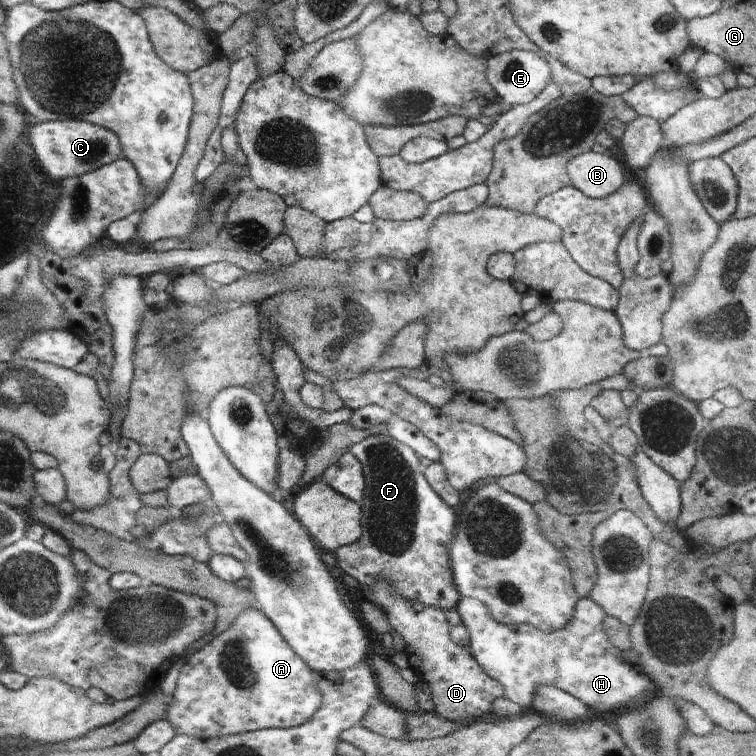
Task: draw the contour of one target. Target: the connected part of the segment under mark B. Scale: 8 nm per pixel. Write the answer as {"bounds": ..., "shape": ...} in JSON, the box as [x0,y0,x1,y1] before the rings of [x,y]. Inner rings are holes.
{"bounds":[566,150,627,199],"shape":[[[590,150],[570,158],[566,166],[570,185],[586,196],[601,199],[614,194],[627,182],[622,166],[608,152]]]}

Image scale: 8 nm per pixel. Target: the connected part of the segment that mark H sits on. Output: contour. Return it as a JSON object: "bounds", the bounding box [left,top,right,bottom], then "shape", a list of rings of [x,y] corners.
{"bounds":[455,596,652,712],"shape":[[[461,596],[455,609],[460,614],[462,624],[468,630],[470,636],[468,649],[472,656],[490,678],[500,682],[504,688],[504,697],[515,702],[522,710],[532,708],[532,696],[536,694],[536,686],[546,686],[546,684],[572,694],[574,698],[578,698],[586,706],[590,706],[598,712],[620,712],[624,708],[632,708],[634,704],[642,702],[646,692],[652,692],[652,684],[648,682],[648,678],[644,678],[644,674],[640,674],[630,664],[626,664],[618,656],[618,650],[612,646],[612,642],[608,642],[608,638],[604,634],[604,626],[602,626],[607,616],[604,610],[589,596],[579,598],[570,624],[560,630],[554,630],[554,632],[544,632],[538,626],[529,623],[504,624],[504,622],[496,622],[492,618],[488,620],[484,606],[480,606],[480,602],[476,602],[476,598]]]}

